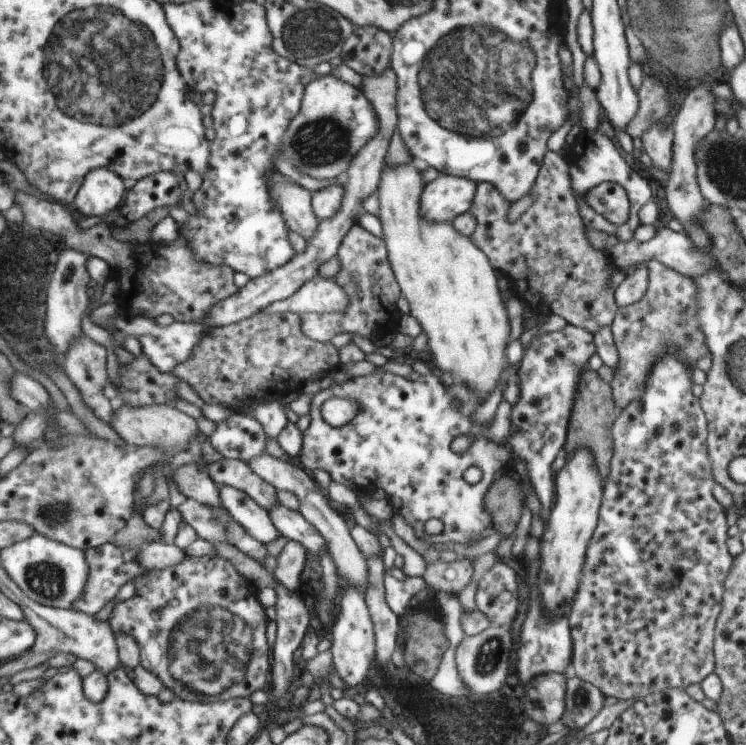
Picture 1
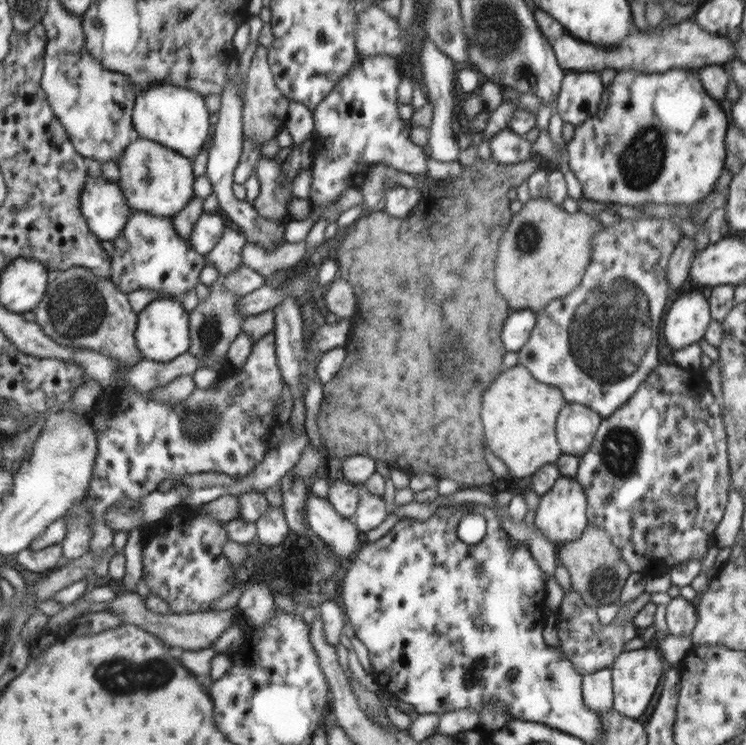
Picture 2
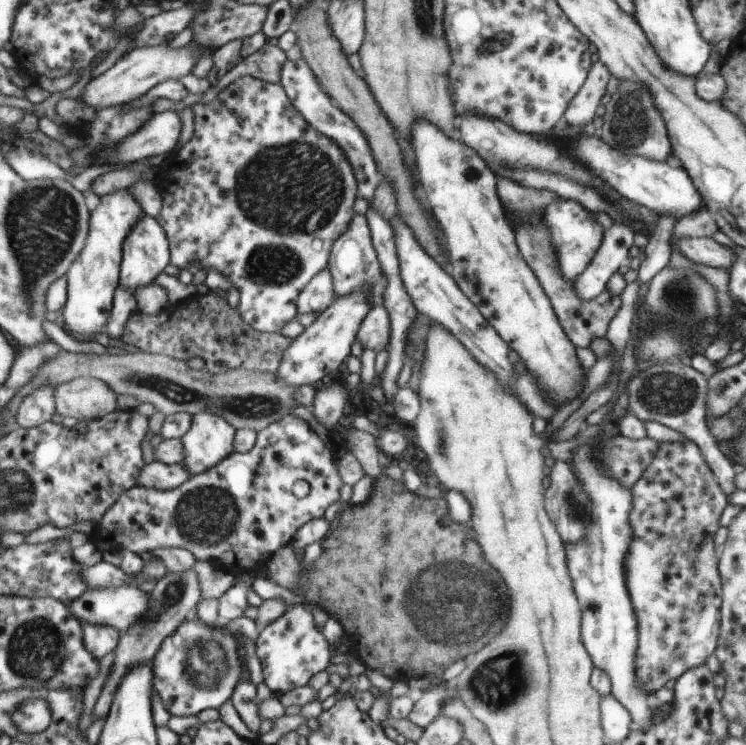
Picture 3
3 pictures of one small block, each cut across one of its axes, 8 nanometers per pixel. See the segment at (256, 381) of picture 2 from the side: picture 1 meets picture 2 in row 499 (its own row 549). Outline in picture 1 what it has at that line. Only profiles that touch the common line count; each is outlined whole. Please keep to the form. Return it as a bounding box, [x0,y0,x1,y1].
[72,542,145,616]

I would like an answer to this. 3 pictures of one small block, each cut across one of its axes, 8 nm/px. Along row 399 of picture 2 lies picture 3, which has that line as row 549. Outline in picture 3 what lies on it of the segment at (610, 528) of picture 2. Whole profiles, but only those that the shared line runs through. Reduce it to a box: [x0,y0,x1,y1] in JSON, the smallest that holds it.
[629,439,727,695]

